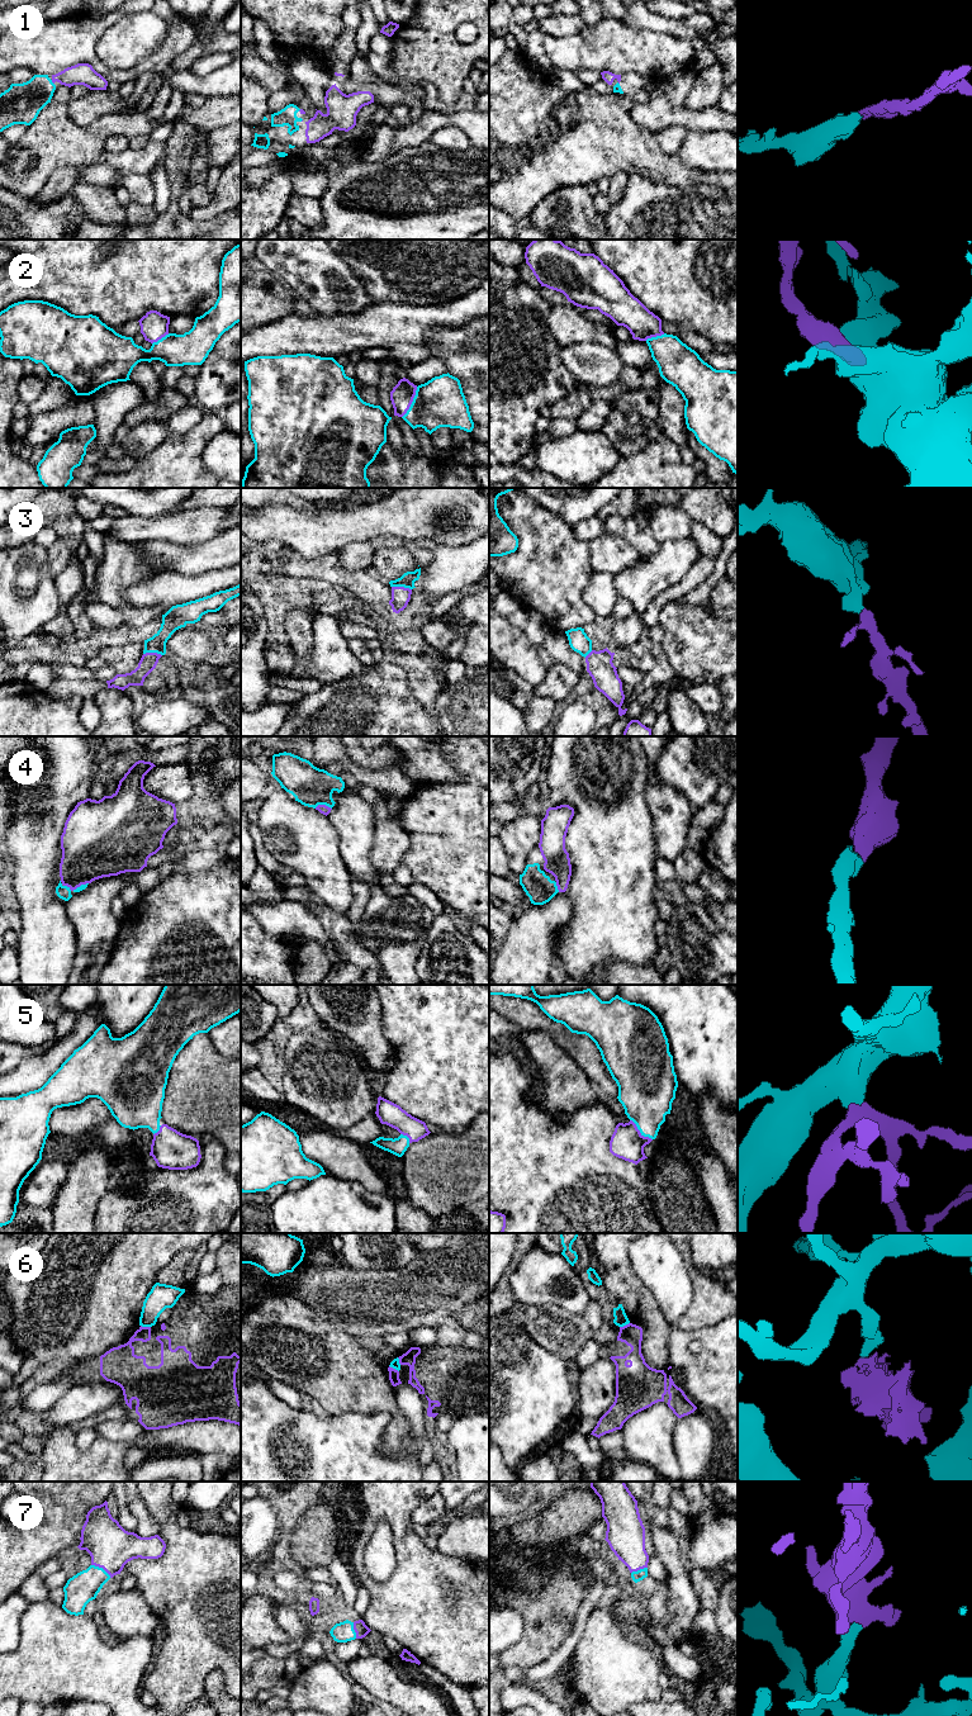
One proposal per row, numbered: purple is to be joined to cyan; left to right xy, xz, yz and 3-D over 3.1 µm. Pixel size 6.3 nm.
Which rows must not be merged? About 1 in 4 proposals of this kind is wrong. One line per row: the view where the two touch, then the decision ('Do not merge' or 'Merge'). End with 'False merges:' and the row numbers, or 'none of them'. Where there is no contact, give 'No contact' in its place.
1: Touches cyan in xy. Merge
2: Touches cyan in xz. Merge
3: Touches cyan in xz. Merge
4: Touches cyan in xz. Merge
5: Touches cyan in yz. Merge
6: Touches cyan in xy. Do not merge
7: Touches cyan in xy. Merge
False merges: 6

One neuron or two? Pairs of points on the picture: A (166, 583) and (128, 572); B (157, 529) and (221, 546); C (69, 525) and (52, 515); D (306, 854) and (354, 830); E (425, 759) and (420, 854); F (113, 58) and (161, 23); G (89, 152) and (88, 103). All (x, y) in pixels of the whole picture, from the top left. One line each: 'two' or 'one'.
A: two
B: two
C: one
D: two
E: two
F: one
G: two

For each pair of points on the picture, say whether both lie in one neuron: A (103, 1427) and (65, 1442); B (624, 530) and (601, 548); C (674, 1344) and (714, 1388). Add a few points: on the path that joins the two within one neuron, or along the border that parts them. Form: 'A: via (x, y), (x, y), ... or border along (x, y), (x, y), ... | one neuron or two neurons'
A: border along (98, 1435), (108, 1440), (127, 1442) | two neurons
B: border along (606, 531), (624, 537), (640, 554) | two neurons
C: via (681, 1355), (702, 1376) | one neuron

